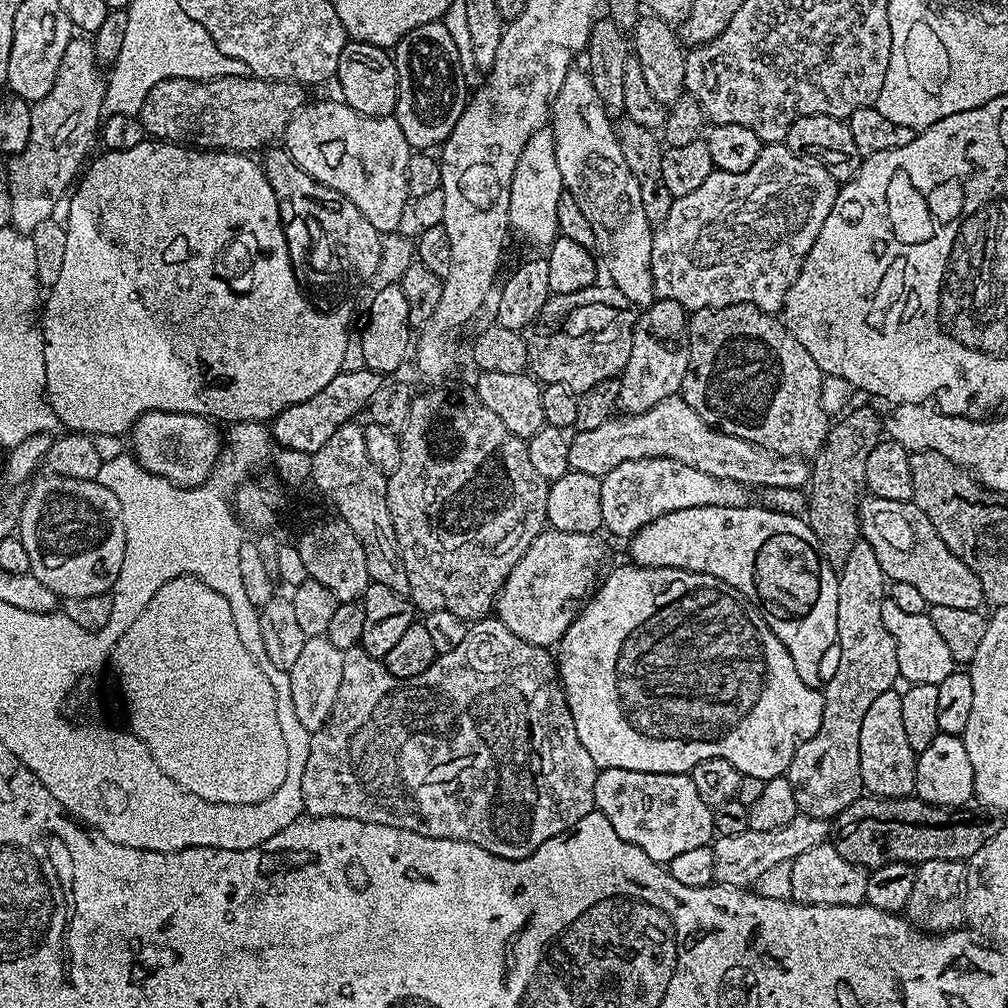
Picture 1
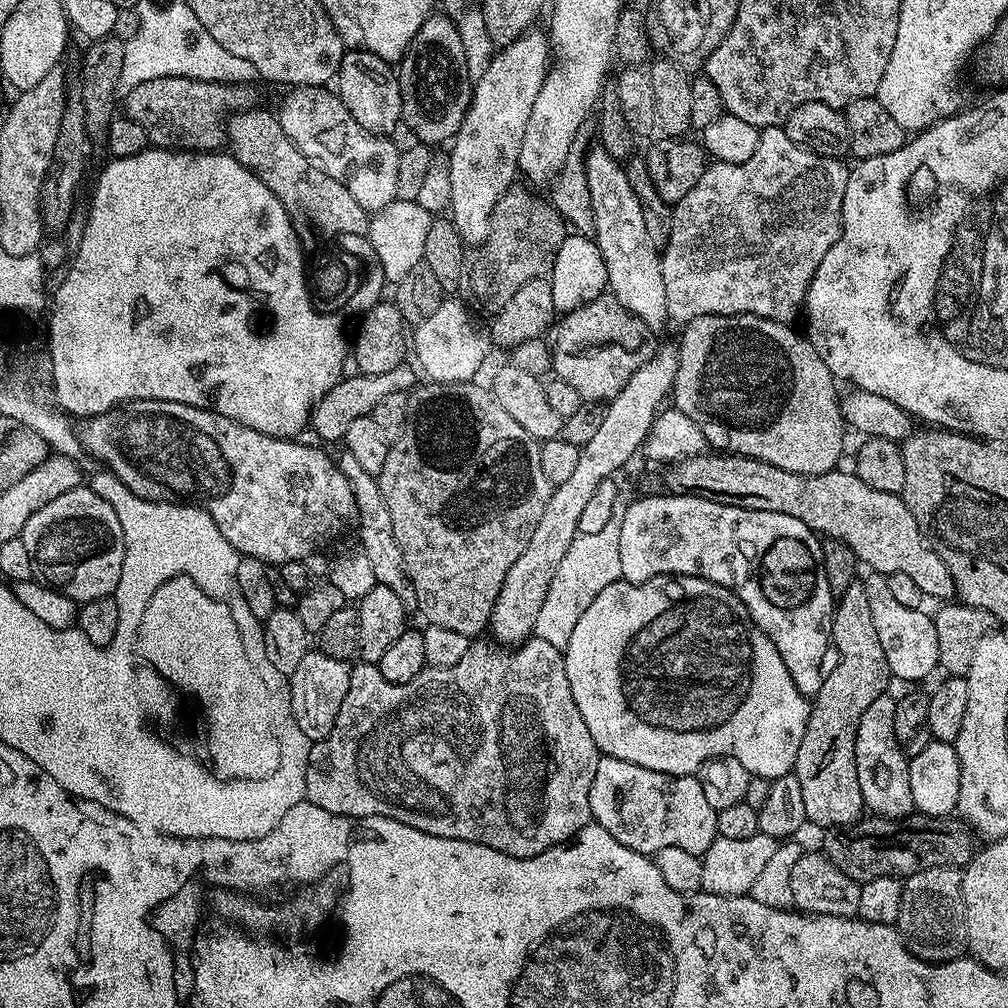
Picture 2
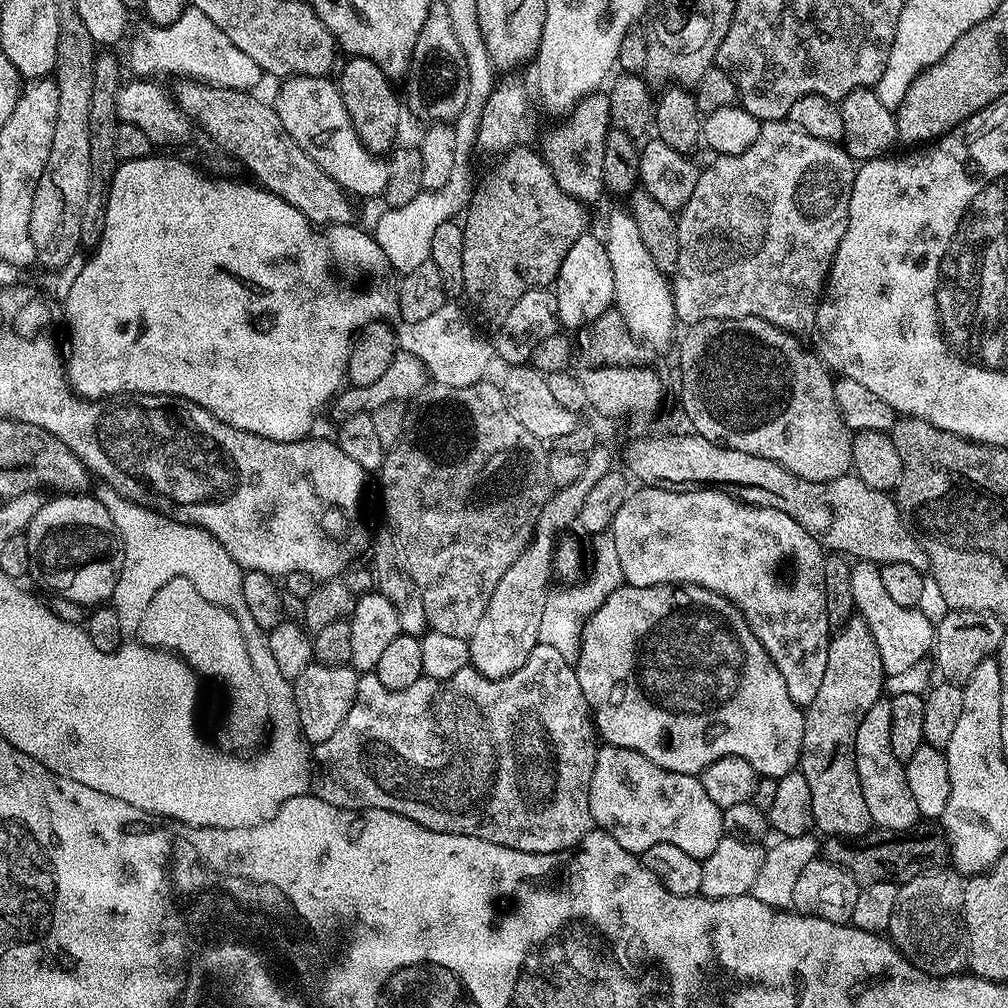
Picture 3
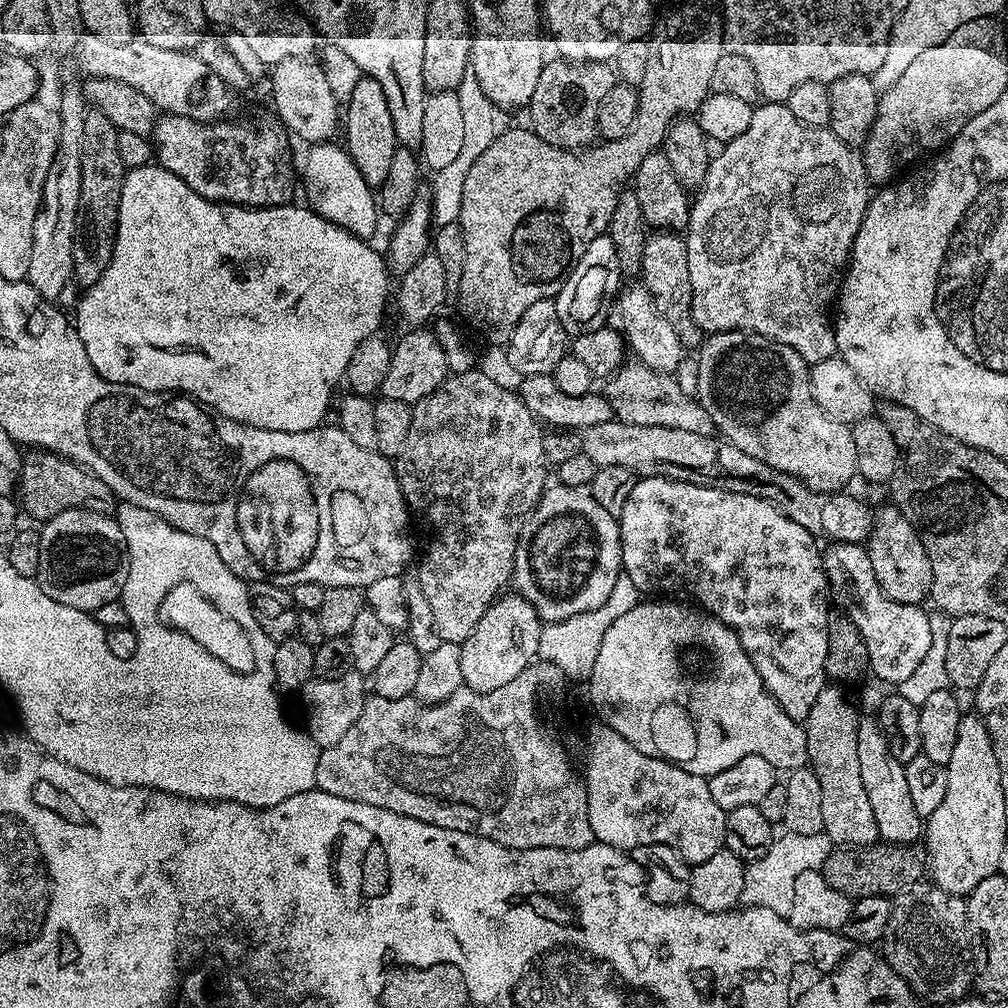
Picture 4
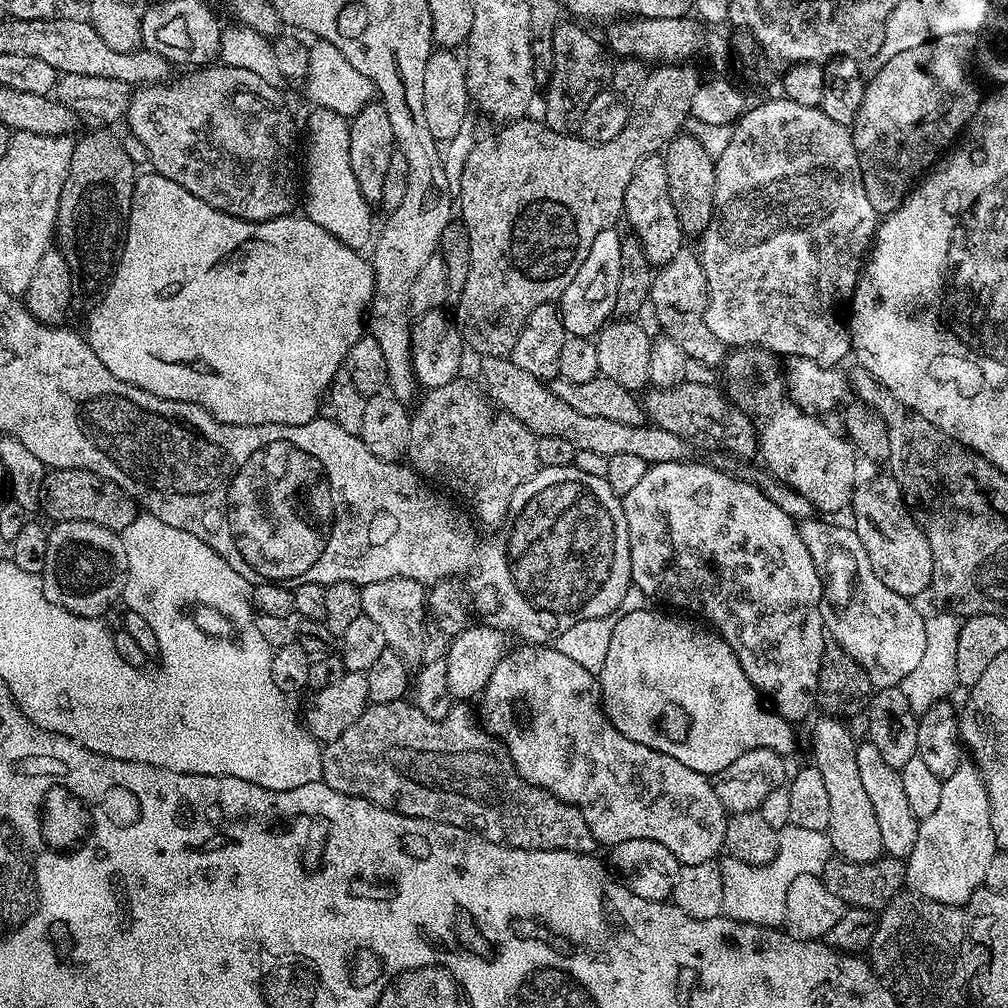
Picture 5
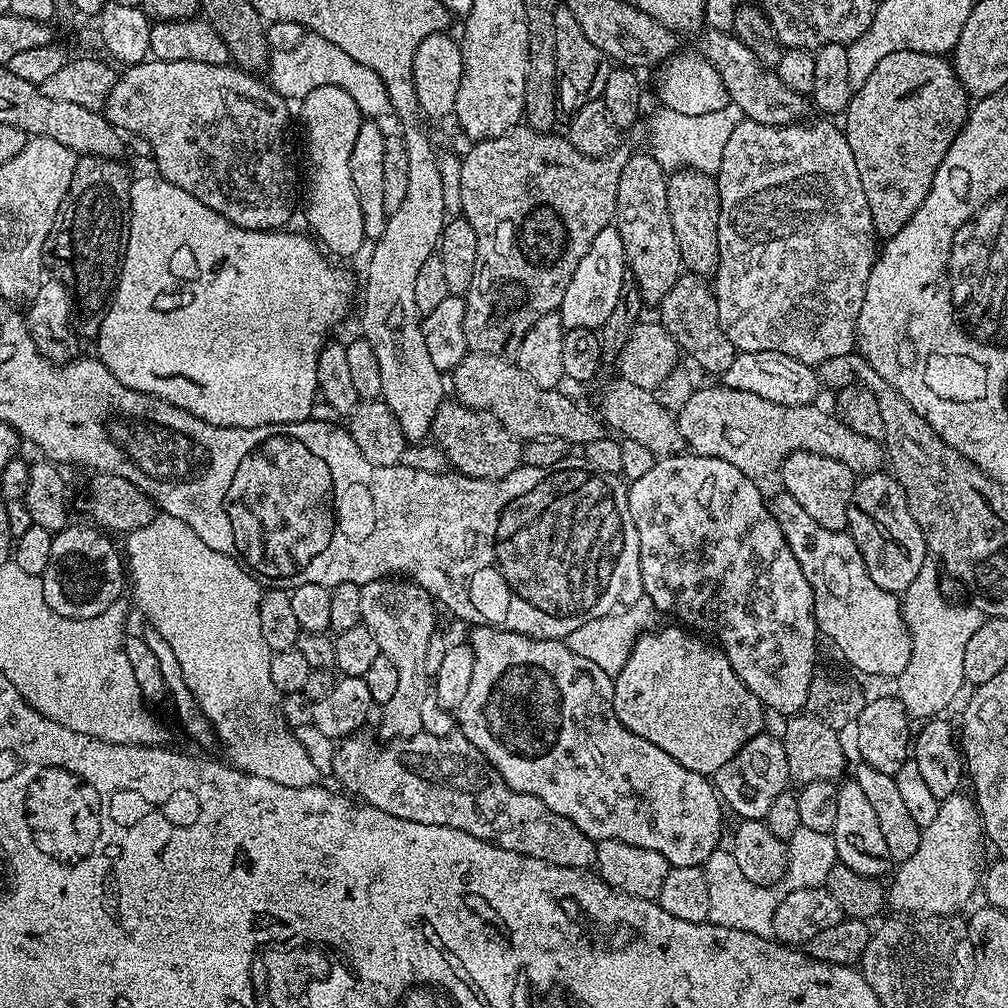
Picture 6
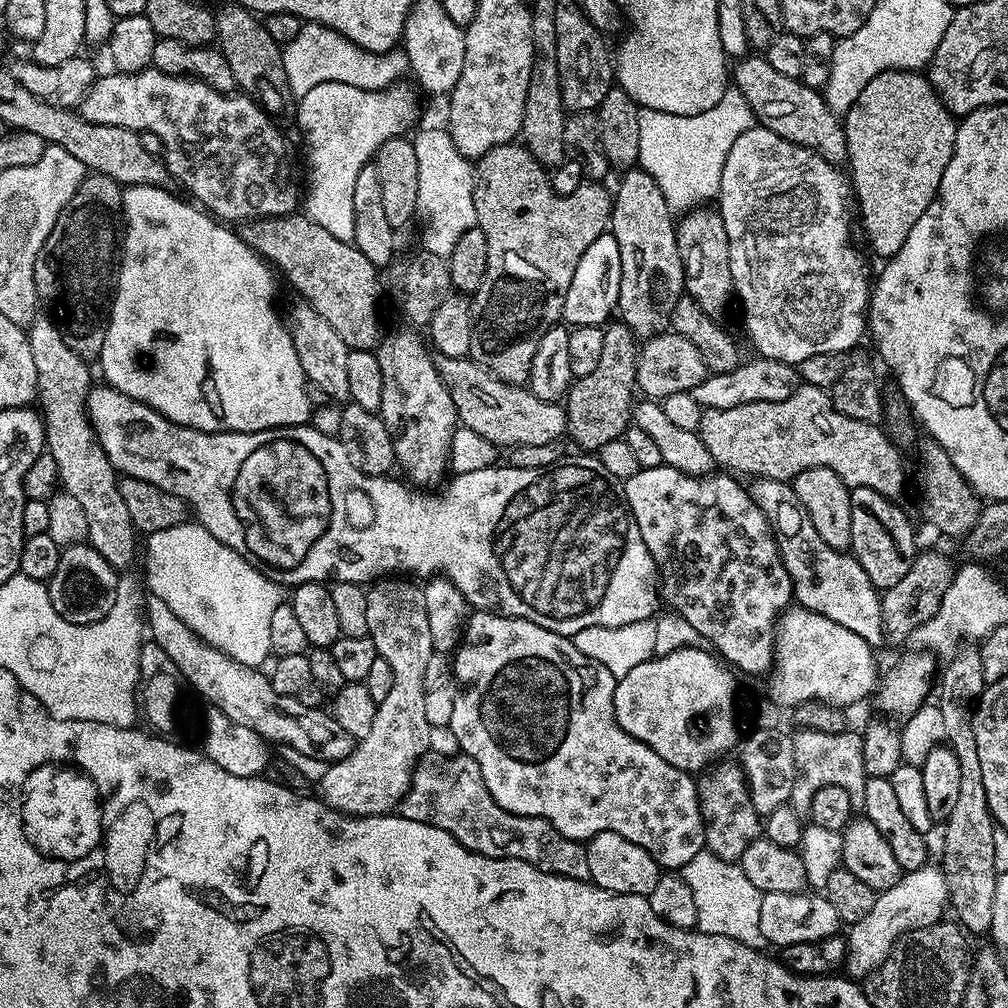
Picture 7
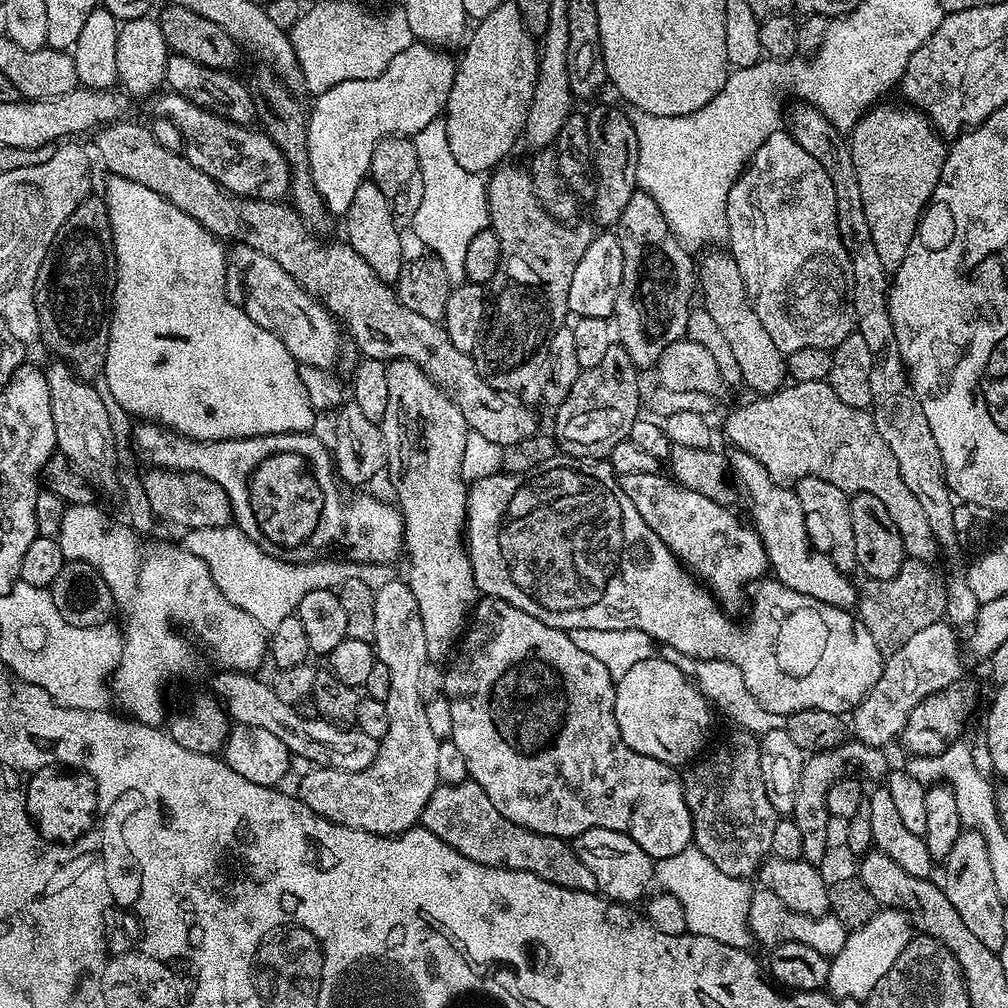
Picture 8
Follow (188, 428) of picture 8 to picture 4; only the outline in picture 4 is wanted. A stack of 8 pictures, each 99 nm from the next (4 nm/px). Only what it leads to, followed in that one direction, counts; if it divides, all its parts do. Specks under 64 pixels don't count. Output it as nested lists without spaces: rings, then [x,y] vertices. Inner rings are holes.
[[[159,163],[127,169],[122,182],[116,241],[112,247],[110,266],[106,266],[102,278],[98,278],[98,282],[94,282],[94,286],[83,293],[84,297],[76,308],[76,320],[74,316],[74,330],[78,338],[82,338],[82,346],[86,346],[86,358],[90,358],[90,366],[94,366],[103,380],[138,386],[147,392],[190,396],[216,415],[225,416],[239,424],[283,432],[301,432],[321,427],[325,423],[324,415],[328,412],[332,391],[339,380],[341,383],[345,379],[354,350],[358,350],[358,346],[368,336],[377,335],[381,331],[384,307],[390,304],[390,268],[385,257],[381,253],[379,256],[367,239],[360,239],[347,232],[311,207],[295,208],[294,205],[289,202],[273,208],[243,208],[237,204],[217,204],[214,200],[194,194],[194,190],[190,190],[182,178],[170,174],[170,170],[161,168]]]

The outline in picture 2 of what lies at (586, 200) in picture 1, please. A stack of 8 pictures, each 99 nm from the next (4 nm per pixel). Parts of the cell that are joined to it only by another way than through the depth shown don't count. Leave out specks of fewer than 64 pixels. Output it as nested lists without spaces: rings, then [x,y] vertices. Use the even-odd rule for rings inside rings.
[[[596,146],[583,161],[586,182],[594,210],[594,239],[606,262],[608,288],[626,310],[639,318],[645,329],[660,328],[669,323],[666,306],[666,285],[662,282],[661,253],[658,245],[650,242],[646,234],[646,222],[642,219],[642,206],[630,186],[630,178],[606,149]]]

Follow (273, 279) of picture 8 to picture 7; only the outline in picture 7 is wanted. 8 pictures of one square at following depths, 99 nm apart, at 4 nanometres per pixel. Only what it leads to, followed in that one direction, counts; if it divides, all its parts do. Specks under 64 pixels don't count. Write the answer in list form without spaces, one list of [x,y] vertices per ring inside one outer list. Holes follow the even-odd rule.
[[[303,298],[293,299],[292,309],[286,312],[288,332],[292,335],[294,350],[298,350],[298,362],[302,362],[302,370],[308,384],[320,387],[325,391],[327,399],[332,402],[344,402],[350,394],[348,364],[349,349],[338,333],[330,327],[330,322],[314,310],[314,306]]]

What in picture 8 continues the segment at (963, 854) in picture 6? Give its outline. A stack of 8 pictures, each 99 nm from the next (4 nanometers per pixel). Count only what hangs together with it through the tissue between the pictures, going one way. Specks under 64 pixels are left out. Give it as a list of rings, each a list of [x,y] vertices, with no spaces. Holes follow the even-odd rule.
[[[881,907],[861,928],[851,929],[846,946],[831,957],[830,978],[827,991],[837,1000],[867,1001],[882,982],[884,975],[894,966],[898,954],[907,946],[914,935],[911,920],[896,908]]]

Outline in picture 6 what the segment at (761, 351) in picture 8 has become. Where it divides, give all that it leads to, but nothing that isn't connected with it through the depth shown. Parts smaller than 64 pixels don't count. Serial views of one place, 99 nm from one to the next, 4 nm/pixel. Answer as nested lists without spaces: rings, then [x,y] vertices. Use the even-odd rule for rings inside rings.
[[[676,170],[668,176],[668,209],[678,238],[681,265],[693,276],[711,277],[720,261],[718,250],[718,214],[720,195],[715,175],[707,172]]]

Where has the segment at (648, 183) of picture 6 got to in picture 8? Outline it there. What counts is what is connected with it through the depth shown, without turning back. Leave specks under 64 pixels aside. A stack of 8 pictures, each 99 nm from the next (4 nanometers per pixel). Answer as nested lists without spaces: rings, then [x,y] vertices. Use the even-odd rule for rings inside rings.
[[[637,190],[626,202],[626,210],[622,210],[622,218],[614,228],[622,246],[622,282],[618,286],[616,311],[614,313],[614,336],[621,346],[630,354],[637,369],[655,369],[666,346],[685,339],[688,330],[688,299],[694,296],[698,284],[698,272],[691,260],[689,249],[677,240],[670,230],[666,218],[662,218],[662,210],[658,210],[658,202],[650,198],[648,192]]]

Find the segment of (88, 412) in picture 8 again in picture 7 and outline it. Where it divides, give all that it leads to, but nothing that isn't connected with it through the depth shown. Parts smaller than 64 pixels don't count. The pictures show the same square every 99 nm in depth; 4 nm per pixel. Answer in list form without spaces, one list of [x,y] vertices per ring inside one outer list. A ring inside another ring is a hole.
[[[38,312],[36,316],[32,319],[31,323],[27,327],[28,341],[30,342],[30,352],[33,355],[34,359],[34,368],[36,374],[36,392],[37,392],[37,403],[38,408],[41,413],[41,417],[44,421],[44,433],[45,433],[45,447],[46,452],[54,457],[56,462],[57,474],[59,479],[59,485],[63,491],[66,491],[72,498],[77,499],[78,504],[82,508],[86,517],[86,526],[87,526],[87,543],[91,545],[92,548],[98,550],[100,554],[106,559],[106,562],[110,562],[112,568],[116,569],[118,572],[127,571],[133,567],[134,556],[138,554],[138,544],[136,548],[136,536],[138,537],[137,531],[132,527],[132,519],[130,514],[127,513],[126,502],[123,502],[119,483],[118,483],[118,474],[114,467],[112,467],[111,462],[106,458],[105,452],[102,450],[100,443],[97,441],[96,432],[92,428],[92,423],[89,422],[88,410],[87,410],[87,401],[88,393],[92,388],[92,381],[90,378],[90,367],[87,364],[87,361],[81,359],[80,356],[74,354],[70,350],[70,346],[62,340],[61,332],[58,330],[55,321],[44,312]]]

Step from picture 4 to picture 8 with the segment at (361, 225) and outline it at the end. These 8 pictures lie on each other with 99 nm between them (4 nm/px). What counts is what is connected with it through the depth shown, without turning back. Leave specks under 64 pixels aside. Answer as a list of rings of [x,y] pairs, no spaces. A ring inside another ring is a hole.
[[[412,42],[409,48],[401,47],[390,58],[390,66],[374,78],[347,80],[330,86],[330,90],[319,93],[307,113],[309,174],[319,193],[324,207],[331,215],[342,216],[349,210],[354,192],[369,175],[372,166],[374,146],[385,136],[415,138],[422,126],[430,126],[448,107],[450,90],[454,86],[457,61],[447,56],[447,51],[437,50],[433,45]]]

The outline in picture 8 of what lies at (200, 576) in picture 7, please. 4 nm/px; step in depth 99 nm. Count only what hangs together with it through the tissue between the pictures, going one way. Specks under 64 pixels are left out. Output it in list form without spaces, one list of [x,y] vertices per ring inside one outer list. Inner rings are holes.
[[[235,526],[227,528],[194,528],[183,533],[182,547],[204,560],[226,599],[248,612],[265,629],[272,629],[282,618],[293,615],[294,606],[302,602],[310,590],[339,589],[340,583],[351,576],[360,576],[366,586],[378,589],[394,578],[392,564],[369,564],[321,558],[308,564],[288,564],[285,560],[266,554],[246,534]]]

